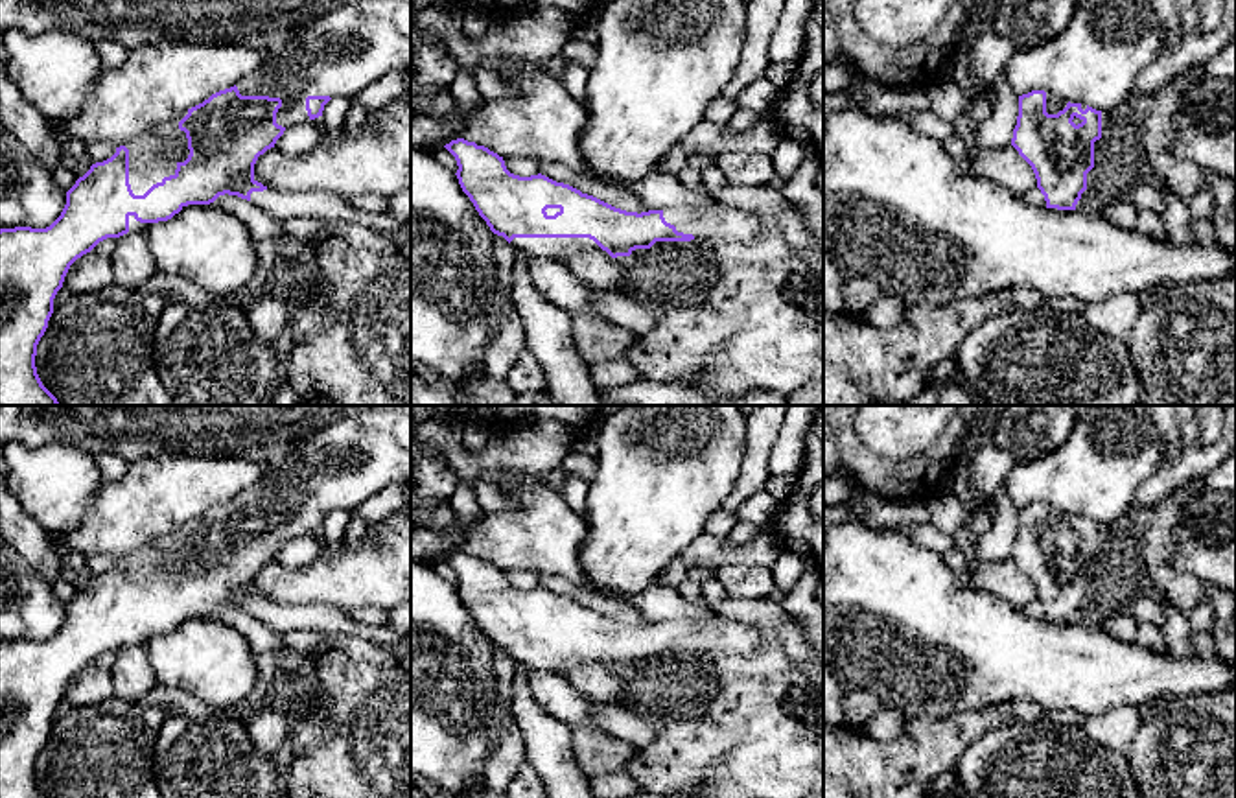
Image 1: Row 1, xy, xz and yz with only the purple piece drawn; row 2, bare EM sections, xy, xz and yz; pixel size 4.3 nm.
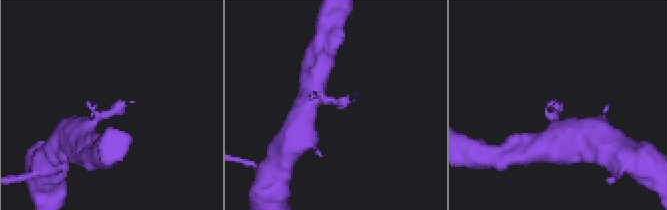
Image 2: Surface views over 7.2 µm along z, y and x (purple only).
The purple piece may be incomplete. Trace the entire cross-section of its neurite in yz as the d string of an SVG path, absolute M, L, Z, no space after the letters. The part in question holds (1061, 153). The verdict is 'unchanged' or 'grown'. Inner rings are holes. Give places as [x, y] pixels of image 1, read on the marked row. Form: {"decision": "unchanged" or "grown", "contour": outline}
{"decision": "grown", "contour": "M1044 90L1019 96L1011 146L1032 166L1046 208L1076 210L1100 138L1102 111Z"}

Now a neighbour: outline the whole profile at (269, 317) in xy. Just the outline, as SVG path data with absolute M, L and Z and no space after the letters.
M263 289L251 302L247 302L243 310L258 339L276 346L286 343L286 332L291 319L289 306Z

